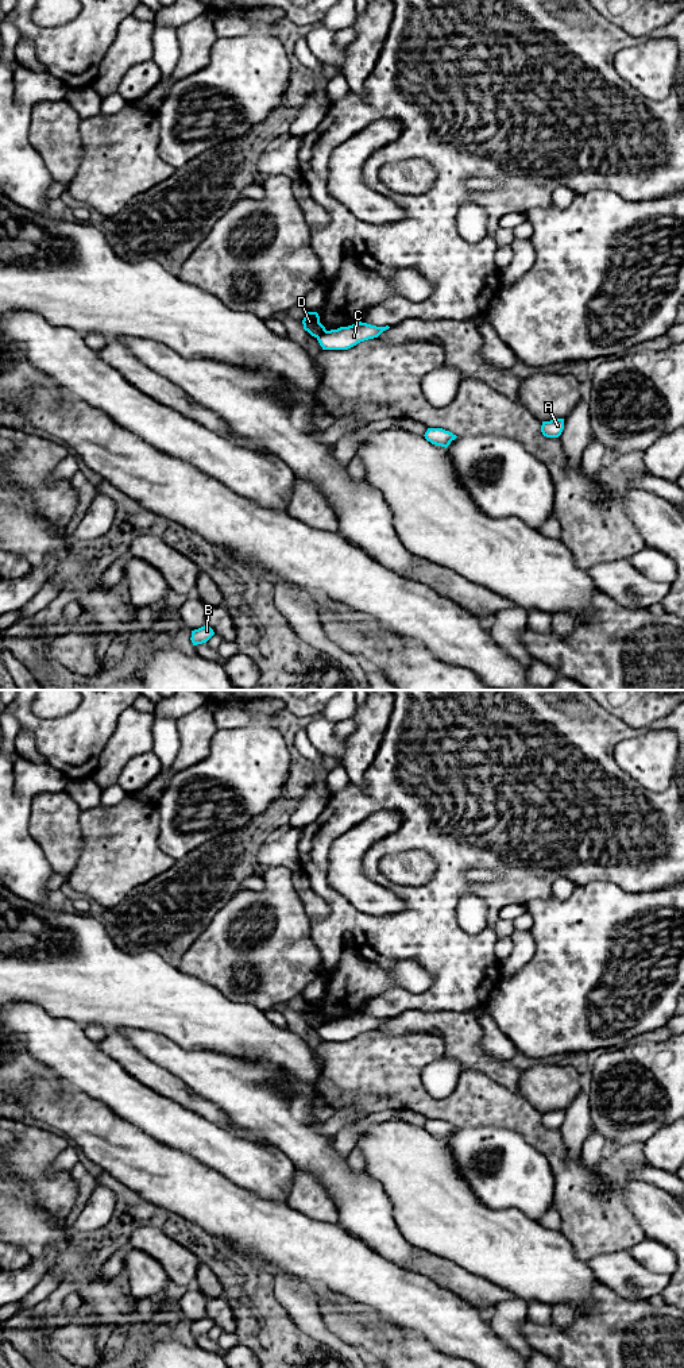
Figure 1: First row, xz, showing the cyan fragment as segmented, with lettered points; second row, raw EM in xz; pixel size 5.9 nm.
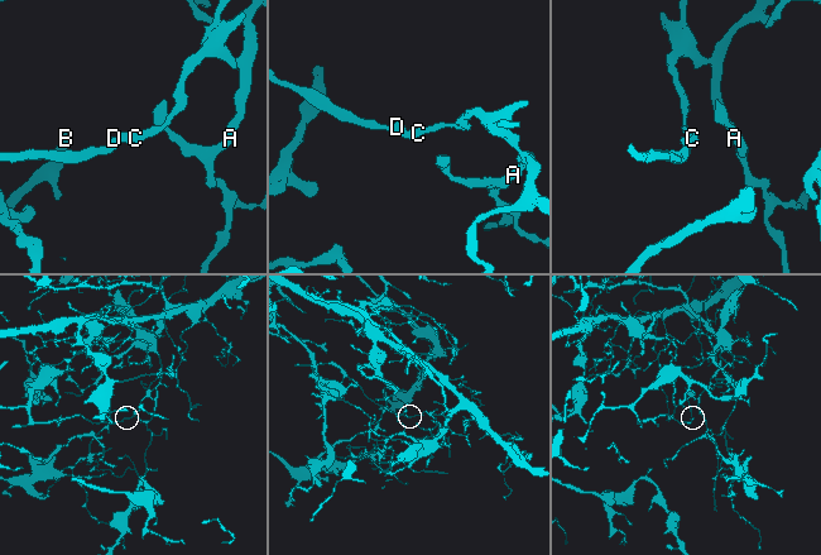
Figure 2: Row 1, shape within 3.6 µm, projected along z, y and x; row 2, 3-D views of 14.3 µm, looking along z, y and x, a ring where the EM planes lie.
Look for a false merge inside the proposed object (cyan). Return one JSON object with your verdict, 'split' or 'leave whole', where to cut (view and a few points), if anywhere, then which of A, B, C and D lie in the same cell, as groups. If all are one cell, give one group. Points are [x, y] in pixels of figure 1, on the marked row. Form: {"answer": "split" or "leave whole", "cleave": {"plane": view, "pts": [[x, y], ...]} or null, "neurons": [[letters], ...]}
{"answer": "split", "cleave": {"plane": "xz", "pts": [[327, 331], [317, 338]]}, "neurons": [["A", "B", "C"], ["D"]]}

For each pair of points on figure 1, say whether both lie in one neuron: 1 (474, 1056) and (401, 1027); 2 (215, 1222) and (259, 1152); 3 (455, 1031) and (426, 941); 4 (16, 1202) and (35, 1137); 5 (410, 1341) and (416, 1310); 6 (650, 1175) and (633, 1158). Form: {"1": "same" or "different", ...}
{"1": "same", "2": "different", "3": "different", "4": "different", "5": "different", "6": "different"}

